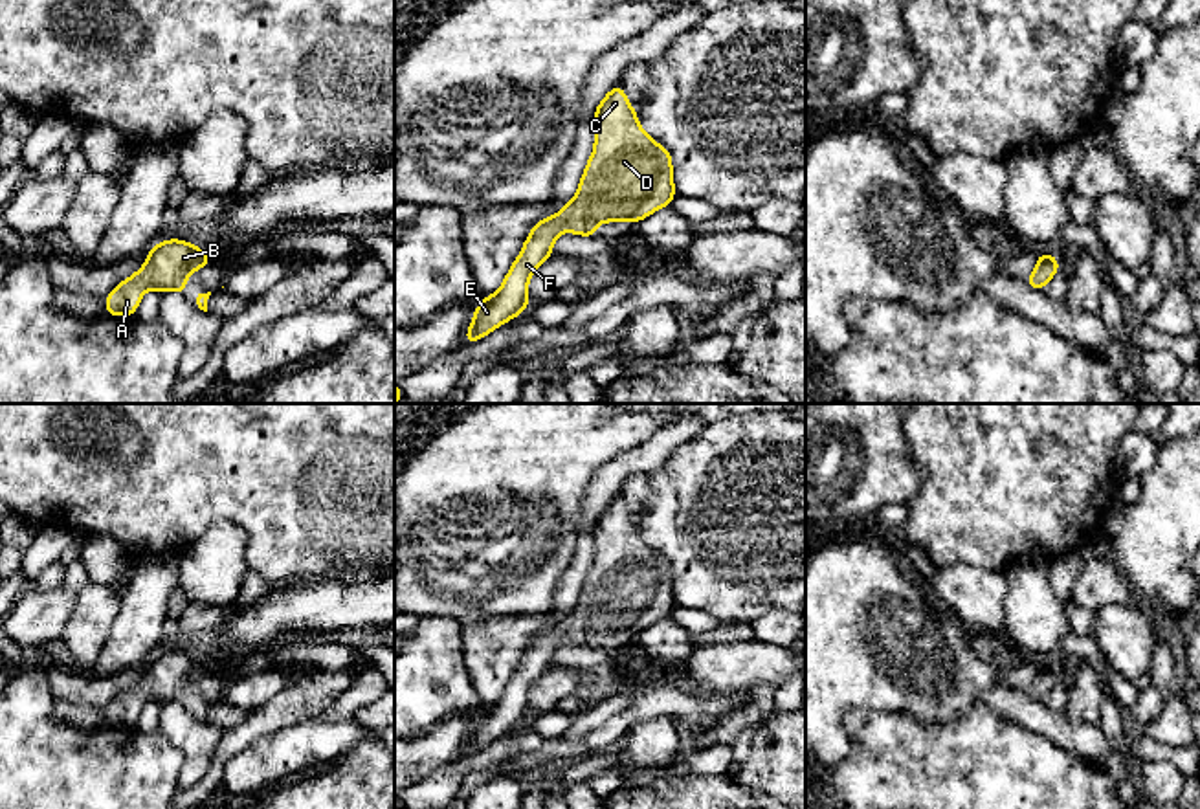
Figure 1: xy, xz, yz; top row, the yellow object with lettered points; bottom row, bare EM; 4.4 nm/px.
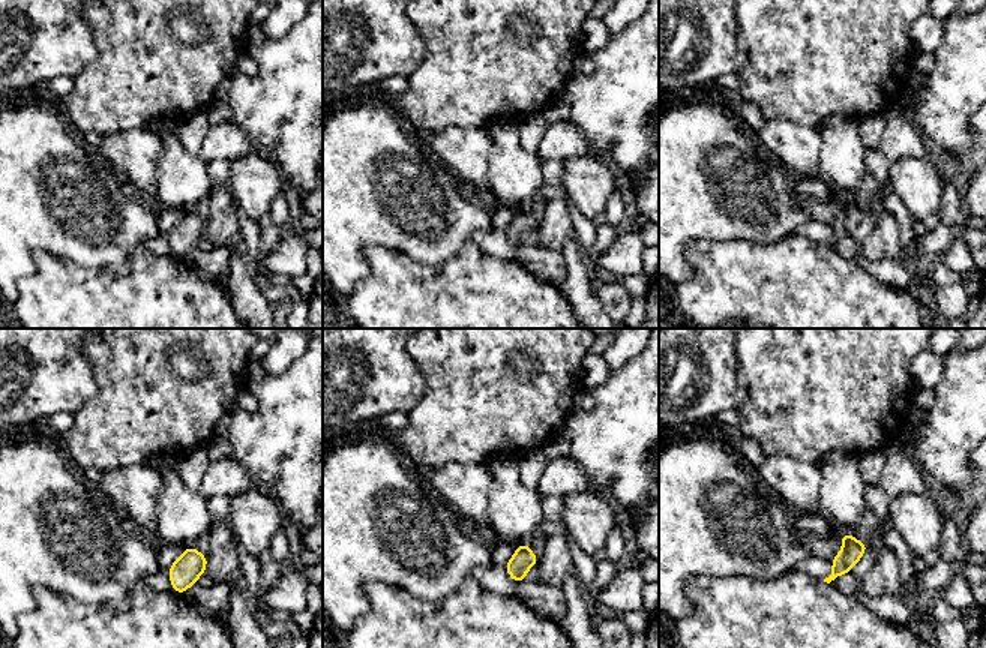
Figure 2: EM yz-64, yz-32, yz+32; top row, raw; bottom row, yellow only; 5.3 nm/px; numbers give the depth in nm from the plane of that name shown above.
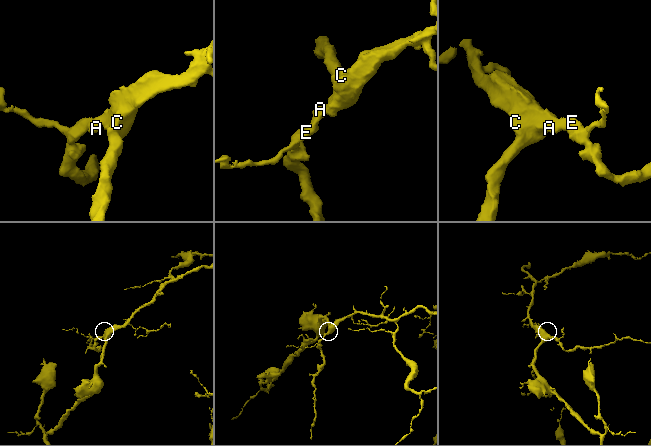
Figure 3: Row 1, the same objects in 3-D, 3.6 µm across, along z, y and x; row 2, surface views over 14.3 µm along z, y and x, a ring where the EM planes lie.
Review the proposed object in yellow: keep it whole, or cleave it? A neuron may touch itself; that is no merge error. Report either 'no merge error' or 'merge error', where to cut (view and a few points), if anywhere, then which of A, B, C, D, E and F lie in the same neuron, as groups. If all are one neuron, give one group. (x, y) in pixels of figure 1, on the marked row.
no merge error; no cut; A B C D E F

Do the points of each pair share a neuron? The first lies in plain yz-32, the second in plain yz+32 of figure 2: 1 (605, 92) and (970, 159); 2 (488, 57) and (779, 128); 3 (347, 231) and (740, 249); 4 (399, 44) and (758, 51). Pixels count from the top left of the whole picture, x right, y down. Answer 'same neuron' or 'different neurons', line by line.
1: different neurons
2: different neurons
3: different neurons
4: different neurons

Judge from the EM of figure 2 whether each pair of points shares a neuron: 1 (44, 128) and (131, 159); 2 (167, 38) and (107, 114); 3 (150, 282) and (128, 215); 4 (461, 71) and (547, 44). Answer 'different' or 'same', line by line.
1: different
2: same
3: different
4: same

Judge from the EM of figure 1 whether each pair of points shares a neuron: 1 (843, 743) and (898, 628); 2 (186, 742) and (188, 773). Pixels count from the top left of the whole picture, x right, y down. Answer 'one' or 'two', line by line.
1: one
2: one

